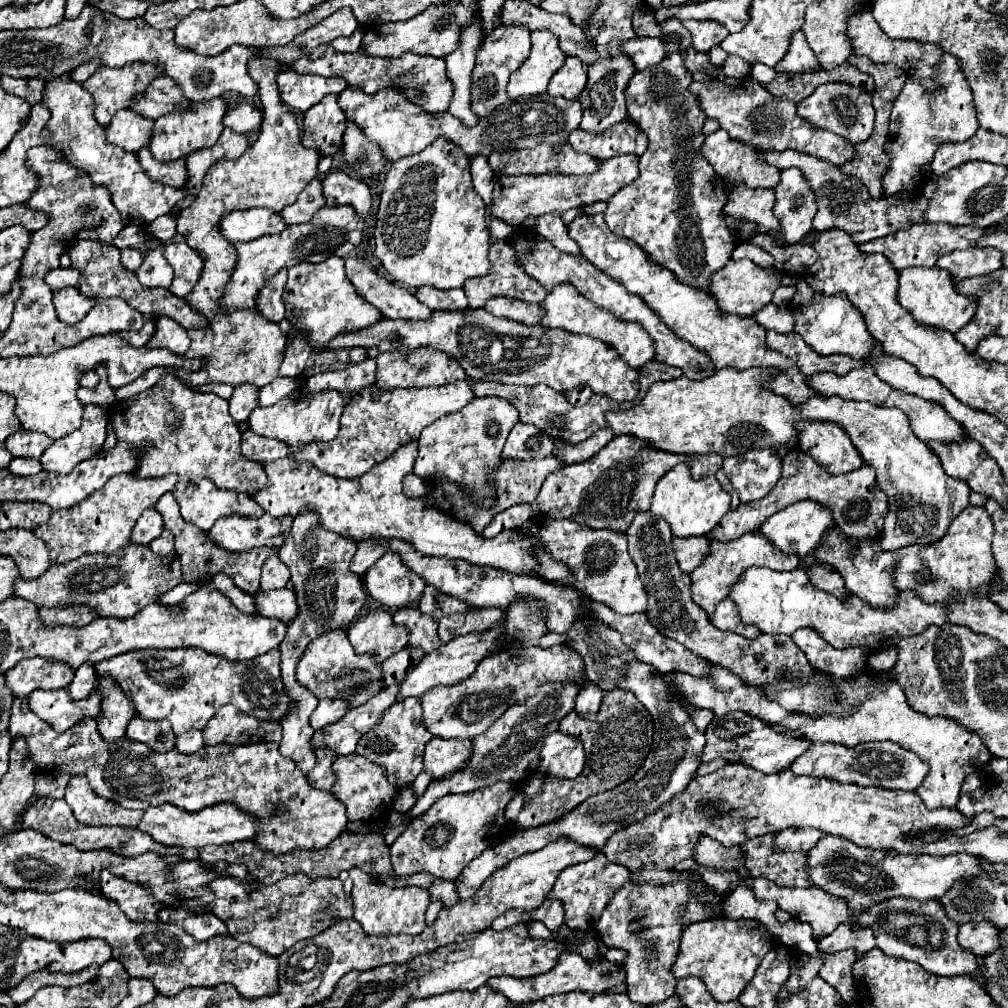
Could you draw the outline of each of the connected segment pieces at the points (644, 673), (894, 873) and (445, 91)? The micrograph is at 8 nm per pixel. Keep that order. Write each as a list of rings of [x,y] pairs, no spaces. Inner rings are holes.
[[[586,612],[584,616],[580,616],[580,620],[568,632],[564,632],[564,634],[548,632],[540,639],[540,646],[546,646],[546,648],[554,646],[554,644],[572,646],[582,656],[582,660],[586,664],[588,680],[592,684],[596,684],[598,688],[602,688],[606,692],[614,690],[614,688],[630,690],[630,692],[634,692],[638,702],[642,702],[648,708],[648,712],[654,720],[654,742],[652,742],[650,754],[646,756],[644,766],[628,782],[624,782],[608,792],[600,792],[600,794],[590,796],[588,800],[578,804],[574,810],[570,810],[562,818],[542,824],[538,828],[520,830],[520,832],[516,832],[516,836],[500,840],[492,848],[484,850],[476,860],[472,860],[464,868],[464,872],[456,880],[456,892],[458,892],[460,900],[472,898],[478,892],[478,888],[484,884],[484,880],[496,868],[504,866],[506,862],[510,862],[526,852],[536,852],[560,836],[566,836],[570,840],[576,840],[580,844],[600,850],[606,844],[608,836],[618,832],[618,828],[626,828],[628,824],[634,824],[636,820],[644,820],[644,816],[648,816],[648,812],[652,812],[652,808],[658,808],[660,804],[664,804],[664,800],[672,800],[672,796],[680,794],[688,786],[688,782],[694,778],[696,768],[700,766],[700,764],[696,764],[696,756],[700,756],[700,752],[704,750],[704,732],[700,732],[692,724],[686,704],[678,702],[680,698],[674,694],[674,688],[670,686],[670,682],[652,664],[640,662],[634,656],[634,652],[622,642],[620,634],[616,640],[616,634],[618,632],[608,630],[608,626],[604,626],[602,622],[598,622],[596,618],[592,618]]]
[[[822,836],[818,844],[806,852],[808,878],[814,886],[826,890],[832,896],[848,896],[852,908],[866,908],[880,900],[890,900],[894,896],[908,896],[916,900],[940,898],[950,884],[958,878],[978,876],[982,858],[970,854],[948,854],[948,856],[930,856],[930,854],[900,854],[896,850],[884,848],[864,848],[848,842],[840,836]]]
[[[322,44],[316,50],[312,50],[310,56],[302,56],[300,60],[294,60],[290,64],[280,64],[280,70],[292,70],[298,74],[318,74],[318,76],[340,76],[350,86],[364,90],[366,94],[376,94],[384,88],[396,88],[400,90],[410,102],[420,106],[428,114],[442,114],[448,112],[454,86],[446,74],[446,62],[444,58],[432,58],[432,56],[418,56],[414,52],[404,52],[398,58],[378,58],[368,56],[362,52],[352,54],[340,54],[330,44]]]

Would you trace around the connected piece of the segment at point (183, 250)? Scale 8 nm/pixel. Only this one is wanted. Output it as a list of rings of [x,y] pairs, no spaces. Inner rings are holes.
[[[176,234],[174,238],[164,242],[164,258],[174,268],[174,274],[176,274],[170,292],[180,298],[186,298],[202,274],[204,260],[200,258],[200,254],[196,250],[192,250],[186,244],[184,236],[180,236],[180,234]]]

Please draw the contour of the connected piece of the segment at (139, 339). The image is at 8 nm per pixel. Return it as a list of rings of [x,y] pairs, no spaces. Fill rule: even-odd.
[[[150,318],[150,320],[144,322],[144,328],[142,328],[140,332],[120,332],[120,334],[116,334],[116,336],[126,338],[132,346],[146,346],[148,340],[152,338],[152,334],[154,334],[154,320]]]

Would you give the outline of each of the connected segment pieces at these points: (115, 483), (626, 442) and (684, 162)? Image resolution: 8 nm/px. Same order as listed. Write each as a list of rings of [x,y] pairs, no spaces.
[[[132,474],[112,476],[102,490],[96,490],[80,504],[64,510],[54,510],[46,524],[40,524],[34,534],[44,540],[50,548],[50,558],[54,562],[72,562],[84,554],[108,554],[116,548],[130,544],[130,534],[136,520],[144,510],[152,508],[156,500],[174,488],[178,476],[168,474],[162,478],[138,478]]]
[[[616,436],[592,460],[566,464],[560,470],[552,472],[532,504],[532,520],[544,524],[550,520],[568,518],[590,528],[626,532],[636,512],[650,510],[656,482],[678,462],[686,462],[692,468],[692,476],[696,478],[704,474],[716,474],[720,470],[720,456],[714,452],[702,456],[668,452],[664,454],[660,450],[642,448],[642,442],[632,436]]]
[[[678,52],[668,54],[656,68],[646,68],[642,72],[636,70],[634,76],[630,78],[626,86],[628,114],[648,134],[650,144],[648,150],[640,156],[638,180],[634,180],[630,186],[624,186],[608,200],[604,220],[614,234],[634,240],[646,252],[650,262],[656,262],[658,266],[670,270],[676,276],[676,280],[708,292],[710,276],[718,268],[726,266],[736,242],[732,238],[728,222],[722,216],[722,206],[728,200],[724,194],[722,178],[714,172],[714,168],[700,152],[700,146],[706,138],[702,134],[706,116],[704,112],[700,112],[696,98],[688,92],[690,82],[692,76],[684,68],[682,56]]]

